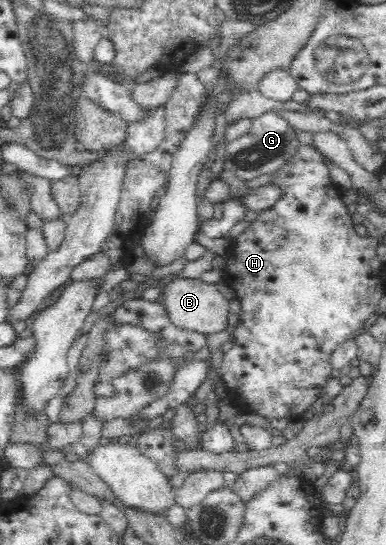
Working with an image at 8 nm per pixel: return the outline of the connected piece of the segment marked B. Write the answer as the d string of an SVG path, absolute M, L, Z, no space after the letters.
M176 278L163 288L162 304L169 313L170 321L184 329L198 333L218 333L228 326L228 299L220 293L216 284L208 284L200 278Z

